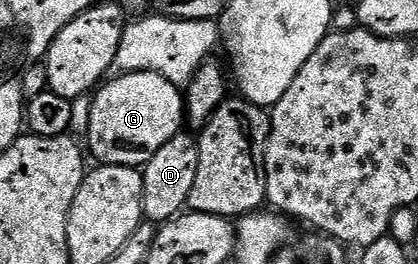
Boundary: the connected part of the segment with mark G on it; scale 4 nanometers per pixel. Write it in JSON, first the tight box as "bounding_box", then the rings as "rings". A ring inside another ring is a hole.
{"bounding_box":[87,71,185,168],"rings":[[[150,71],[117,75],[102,82],[92,96],[89,105],[89,133],[87,136],[89,147],[87,143],[87,151],[92,158],[94,155],[98,159],[96,162],[101,165],[140,168],[147,161],[151,161],[151,157],[155,157],[155,153],[159,153],[159,149],[167,145],[171,137],[179,134],[185,122],[185,101],[178,84],[167,81]]]}

